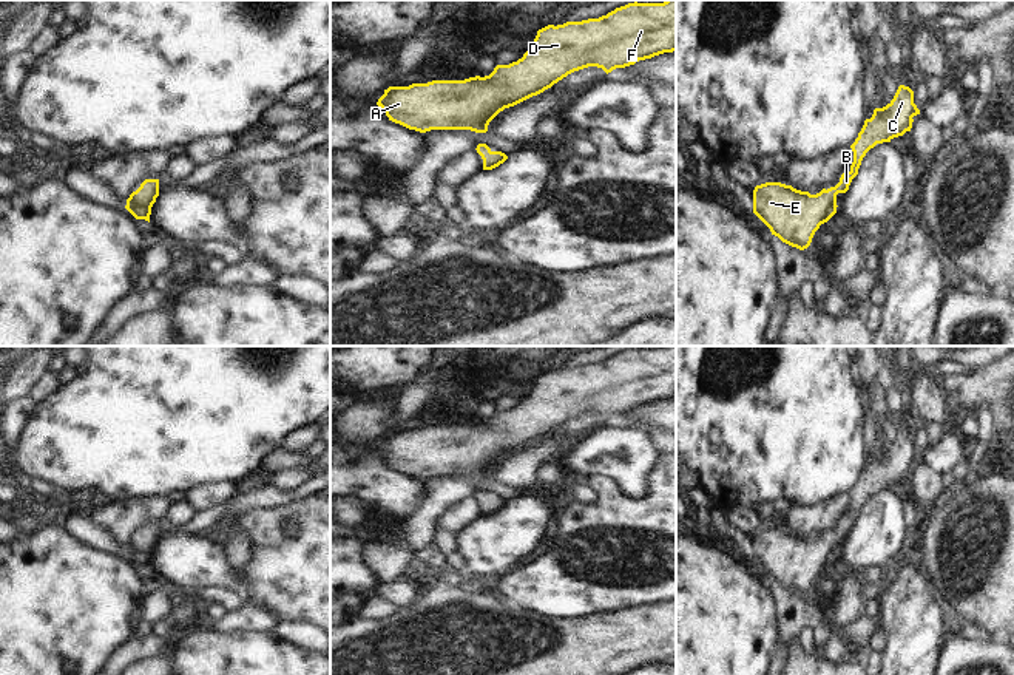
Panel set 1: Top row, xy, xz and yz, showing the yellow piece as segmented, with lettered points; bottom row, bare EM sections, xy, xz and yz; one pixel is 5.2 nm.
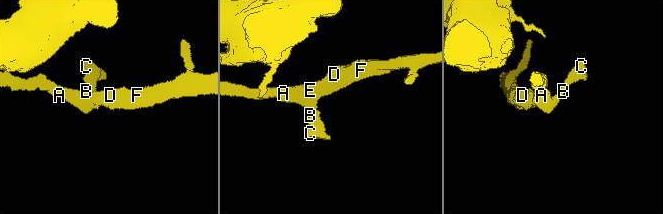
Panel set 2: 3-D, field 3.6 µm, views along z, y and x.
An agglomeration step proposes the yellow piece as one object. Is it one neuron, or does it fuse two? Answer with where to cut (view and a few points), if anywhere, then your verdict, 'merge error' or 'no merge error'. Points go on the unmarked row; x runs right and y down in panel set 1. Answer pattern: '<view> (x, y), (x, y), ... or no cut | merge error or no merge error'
no cut | no merge error

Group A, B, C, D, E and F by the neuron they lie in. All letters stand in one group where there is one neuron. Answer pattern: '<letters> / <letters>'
A B C D E F

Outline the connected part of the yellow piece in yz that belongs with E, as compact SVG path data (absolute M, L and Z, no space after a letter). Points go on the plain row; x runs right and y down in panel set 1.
M900 431L894 445L886 453L875 454L872 463L864 466L850 491L850 516L841 521L835 533L810 541L781 528L766 528L753 536L753 559L782 589L799 596L807 595L820 572L837 559L837 541L849 536L866 499L877 490L891 488L911 477L912 463L917 460L920 456L914 449L914 437Z

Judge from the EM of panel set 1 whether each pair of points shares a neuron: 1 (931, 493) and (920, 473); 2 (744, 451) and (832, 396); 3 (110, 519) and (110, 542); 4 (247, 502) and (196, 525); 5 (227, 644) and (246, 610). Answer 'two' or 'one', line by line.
1: one
2: one
3: two
4: two
5: two

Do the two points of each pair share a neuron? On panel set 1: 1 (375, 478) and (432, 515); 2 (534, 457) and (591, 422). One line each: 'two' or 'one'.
1: two
2: one

